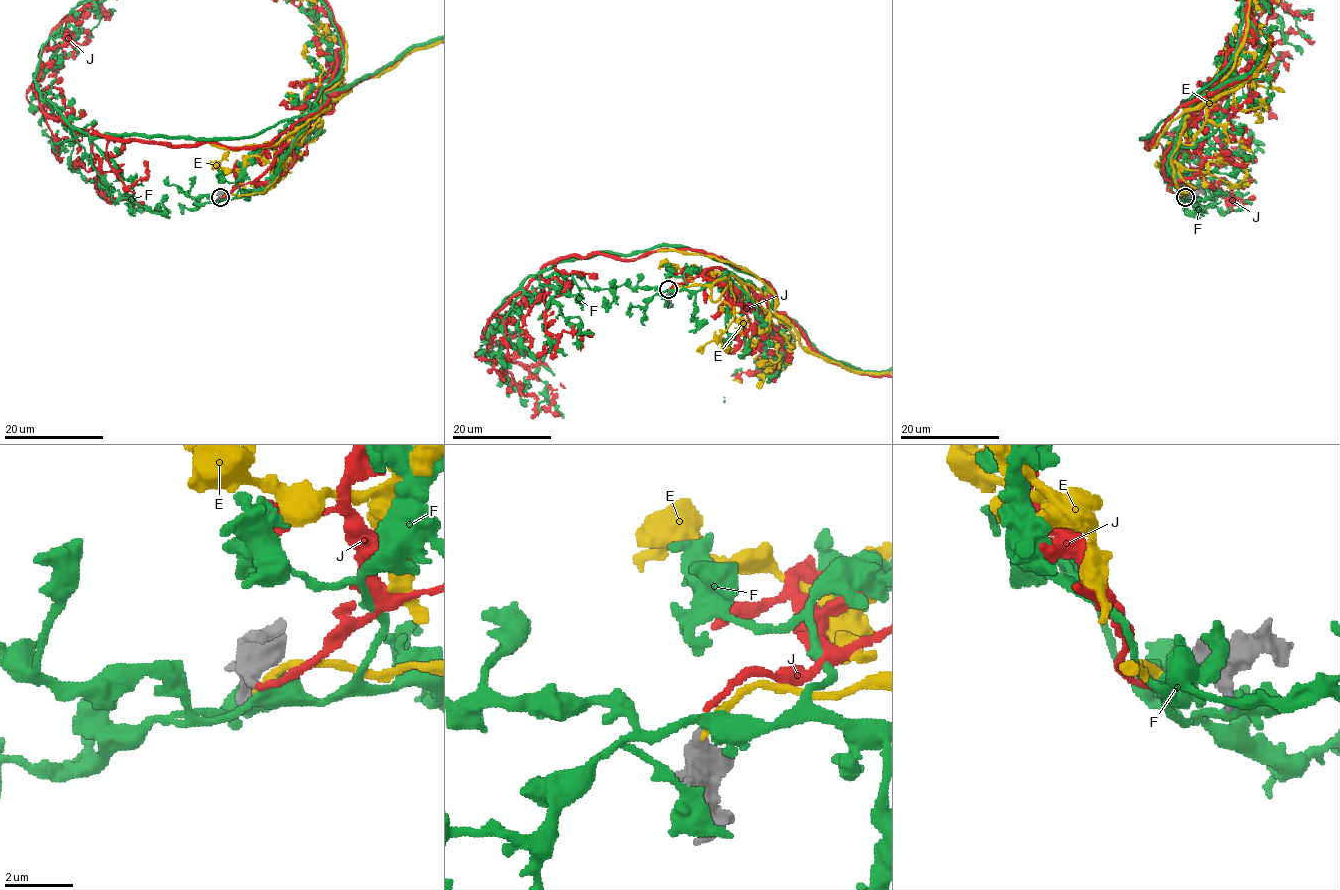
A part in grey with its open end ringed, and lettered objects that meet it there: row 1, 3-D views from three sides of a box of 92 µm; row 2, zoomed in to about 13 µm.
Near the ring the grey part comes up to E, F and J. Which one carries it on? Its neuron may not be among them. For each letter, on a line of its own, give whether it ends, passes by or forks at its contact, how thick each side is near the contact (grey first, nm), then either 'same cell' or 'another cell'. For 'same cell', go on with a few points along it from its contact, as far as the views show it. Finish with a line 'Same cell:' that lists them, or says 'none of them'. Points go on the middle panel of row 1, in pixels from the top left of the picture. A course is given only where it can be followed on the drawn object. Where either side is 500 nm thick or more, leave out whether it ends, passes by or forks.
E: it ends; calibres 320 and 240 nm; another cell
F: it forks; calibres 260 and 380 nm; another cell
J: it ends; calibres 200 and 180 nm; same cell; course (669, 289), (709, 268), (764, 298), (770, 285), (702, 252), (554, 259), (486, 336), (526, 366), (561, 359)
Same cell: J

